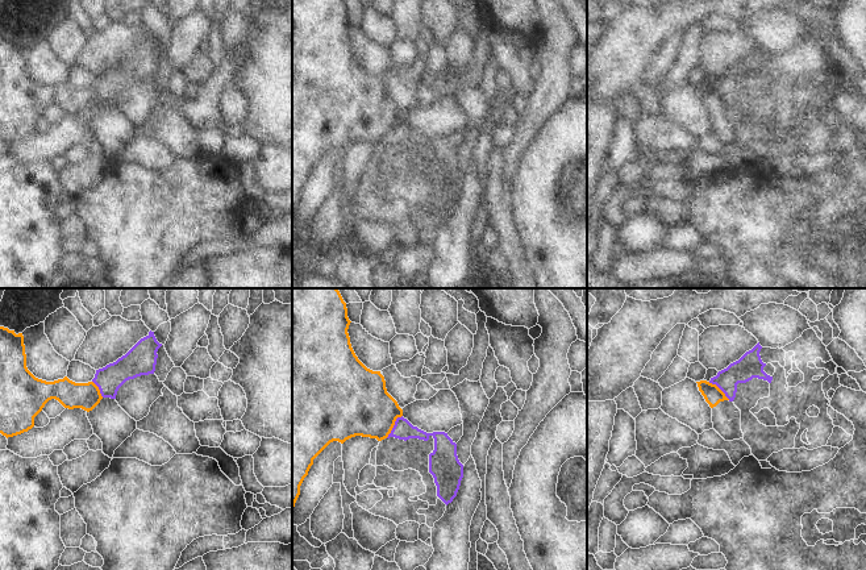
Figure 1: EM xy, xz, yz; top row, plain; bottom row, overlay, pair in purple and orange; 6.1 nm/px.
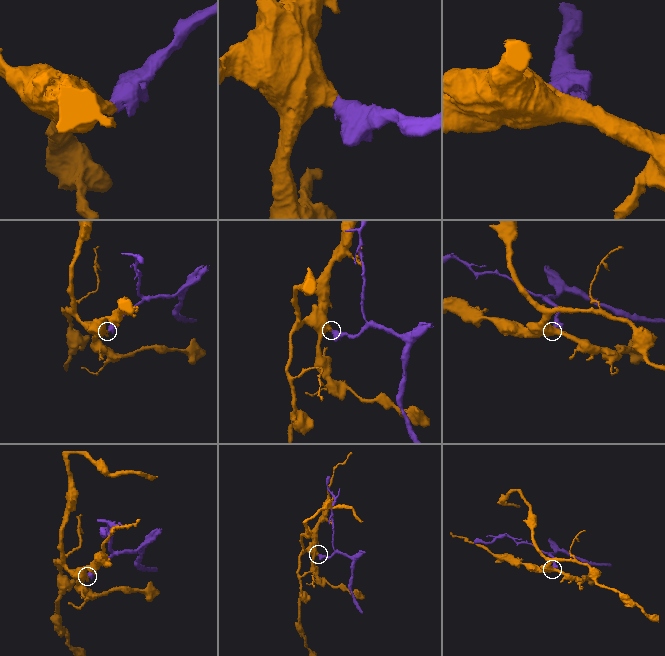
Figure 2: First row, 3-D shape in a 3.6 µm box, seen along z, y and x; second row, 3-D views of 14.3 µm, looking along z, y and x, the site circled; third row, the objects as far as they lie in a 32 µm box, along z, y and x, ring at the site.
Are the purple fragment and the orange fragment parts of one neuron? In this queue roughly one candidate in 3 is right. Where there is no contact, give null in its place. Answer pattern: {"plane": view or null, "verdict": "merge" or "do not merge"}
{"plane": "xz", "verdict": "do not merge"}

